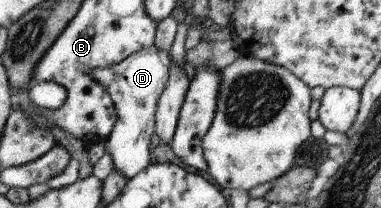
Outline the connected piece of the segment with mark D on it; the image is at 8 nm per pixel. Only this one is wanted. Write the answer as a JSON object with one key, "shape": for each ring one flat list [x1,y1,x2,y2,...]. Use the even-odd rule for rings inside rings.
{"shape":[[154,45,133,52,119,63,106,68,93,68,91,77,96,79,109,94,115,121,104,139,104,151,111,155,112,171,129,179,149,163,149,137,154,131,154,111,157,98,164,90,171,63,168,50,158,50]]}

